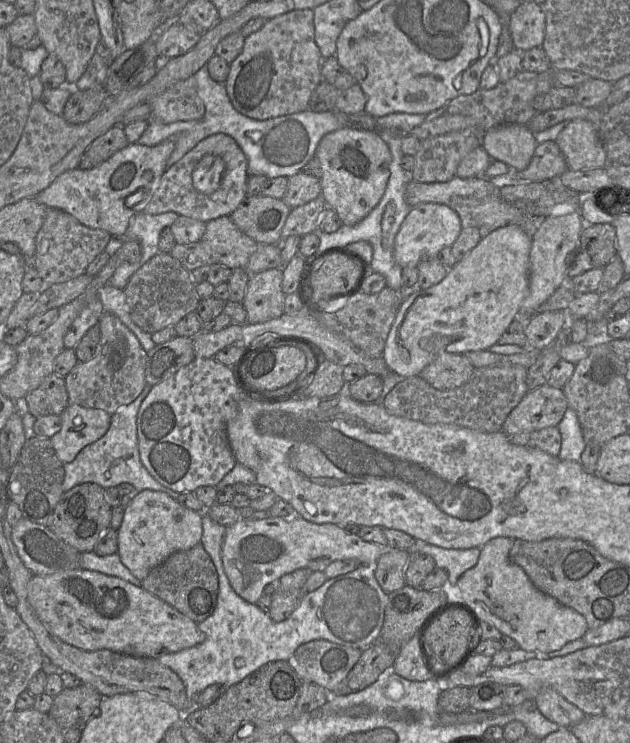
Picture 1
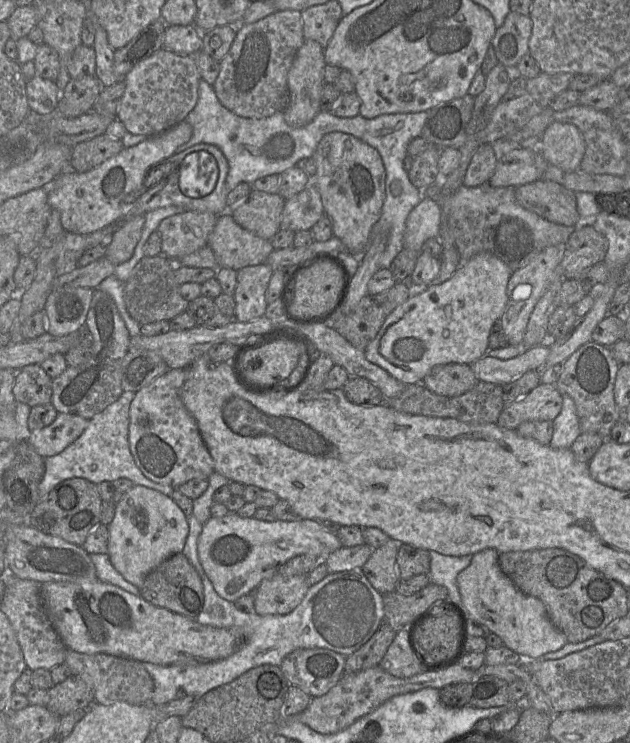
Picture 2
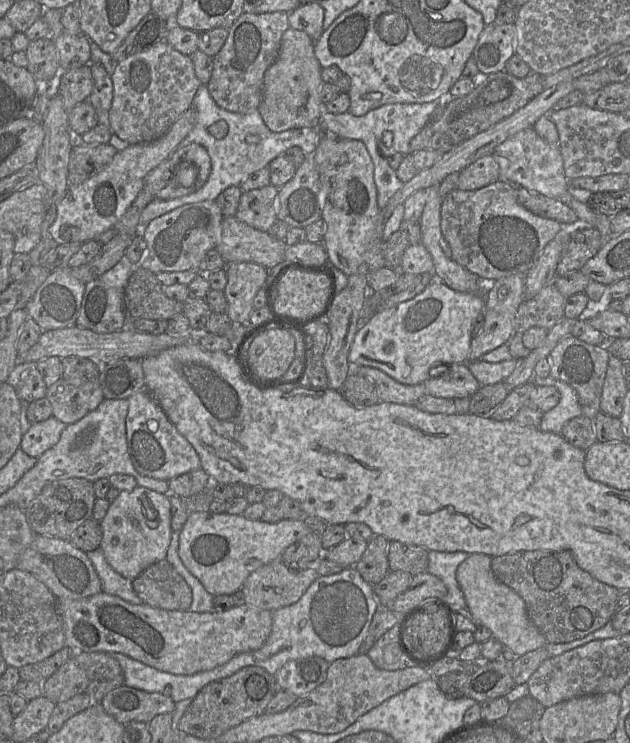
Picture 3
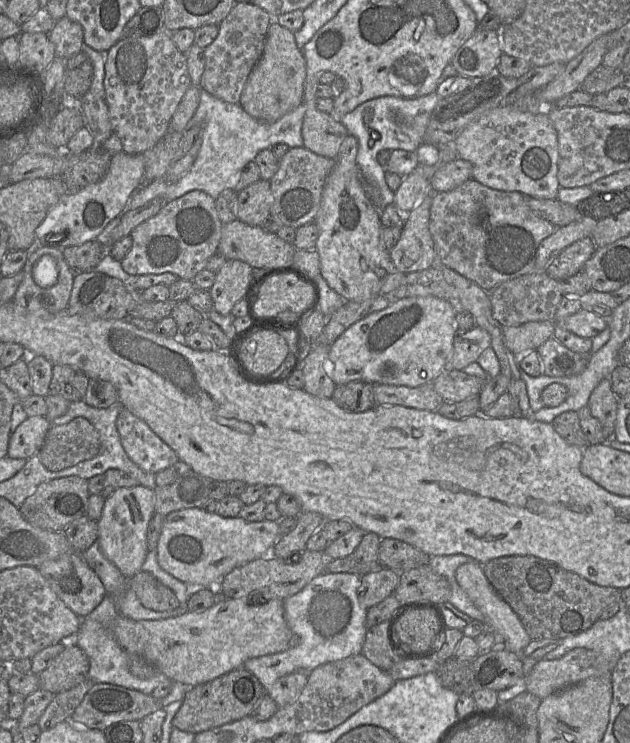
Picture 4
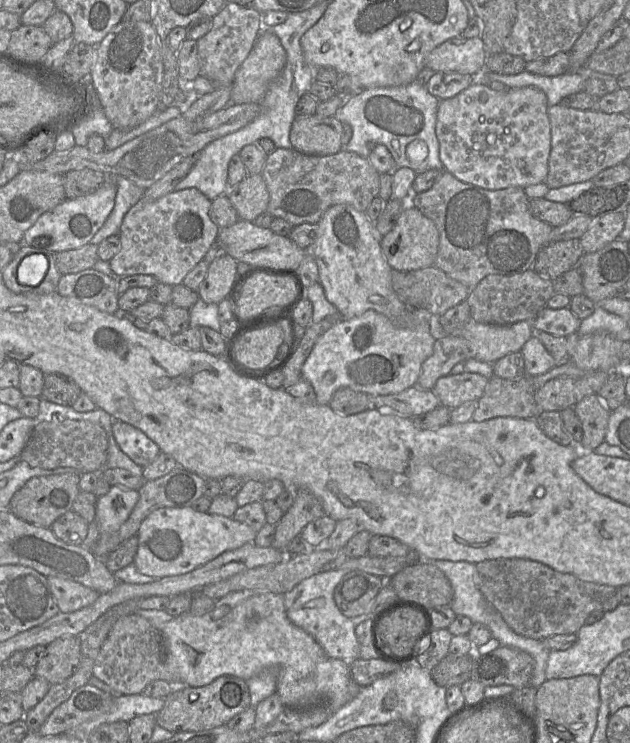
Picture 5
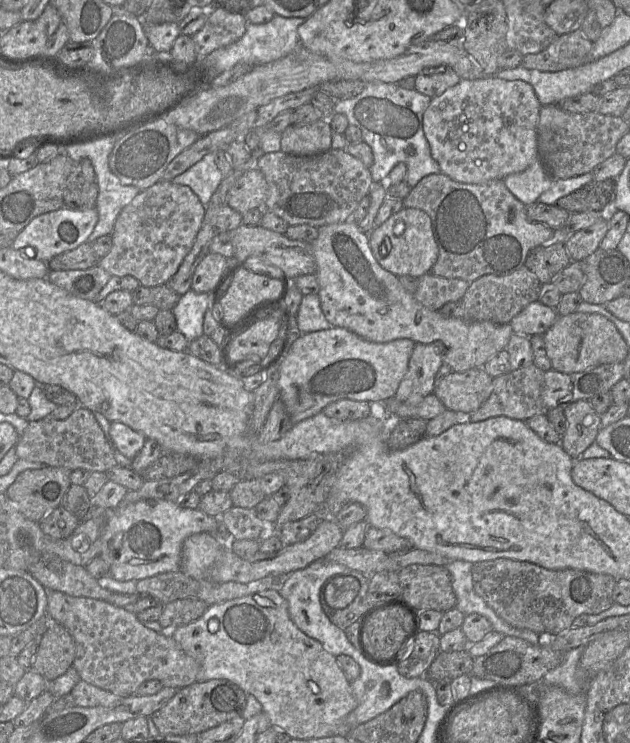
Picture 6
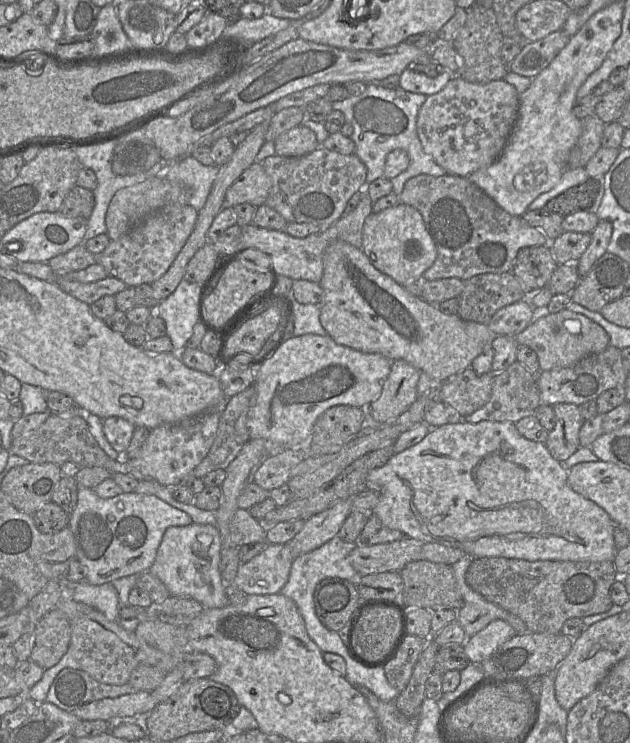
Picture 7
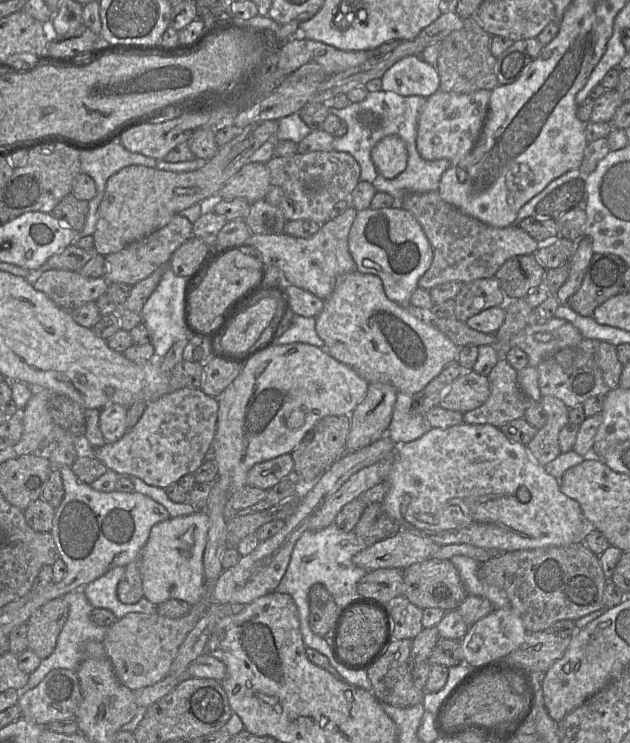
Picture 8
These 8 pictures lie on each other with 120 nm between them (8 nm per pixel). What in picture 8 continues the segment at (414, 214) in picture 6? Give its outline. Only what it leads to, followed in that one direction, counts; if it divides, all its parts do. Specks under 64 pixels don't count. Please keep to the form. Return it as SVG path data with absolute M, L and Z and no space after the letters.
M368 208L359 211L349 231L348 249L356 271L378 276L387 298L404 308L411 306L412 293L433 260L433 249L422 227L403 208Z

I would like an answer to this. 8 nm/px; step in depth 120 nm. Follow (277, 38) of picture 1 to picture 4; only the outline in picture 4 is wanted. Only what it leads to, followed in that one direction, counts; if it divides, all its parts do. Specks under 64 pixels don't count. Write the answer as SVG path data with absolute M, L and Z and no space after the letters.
M236 2L220 22L217 37L204 48L205 66L200 87L227 103L239 104L248 76L263 53L268 29L274 19L252 3Z

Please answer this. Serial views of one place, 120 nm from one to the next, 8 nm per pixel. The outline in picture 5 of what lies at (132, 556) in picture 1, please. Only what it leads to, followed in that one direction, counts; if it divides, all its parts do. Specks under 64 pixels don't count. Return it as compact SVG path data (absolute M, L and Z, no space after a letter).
M121 485L111 486L109 492L98 498L95 521L100 533L114 533L129 518L139 500L139 490Z

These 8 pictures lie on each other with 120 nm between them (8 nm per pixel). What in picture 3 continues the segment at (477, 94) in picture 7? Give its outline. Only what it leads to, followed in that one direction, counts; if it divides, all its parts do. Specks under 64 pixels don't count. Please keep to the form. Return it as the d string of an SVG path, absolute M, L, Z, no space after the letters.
M533 127L521 130L499 144L493 154L499 165L499 180L536 191L547 197L556 199L571 208L582 224L599 231L603 244L611 237L609 217L593 212L588 205L574 199L568 192L569 181L564 175L563 159L558 146L544 141Z

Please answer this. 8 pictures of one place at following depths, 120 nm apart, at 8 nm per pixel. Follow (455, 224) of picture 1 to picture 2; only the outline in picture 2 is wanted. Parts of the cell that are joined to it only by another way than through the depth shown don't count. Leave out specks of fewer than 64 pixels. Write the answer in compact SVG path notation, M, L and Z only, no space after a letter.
M423 196L407 216L403 234L403 248L421 252L426 240L438 236L440 221L440 205L430 197Z

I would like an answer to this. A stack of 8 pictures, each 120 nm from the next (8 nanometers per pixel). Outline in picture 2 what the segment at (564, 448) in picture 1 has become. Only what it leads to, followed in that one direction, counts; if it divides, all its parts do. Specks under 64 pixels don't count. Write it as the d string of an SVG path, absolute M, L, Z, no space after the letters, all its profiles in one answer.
M561 394L561 396L563 399L562 409L552 421L553 436L550 446L555 449L570 449L582 431L573 400L567 394Z

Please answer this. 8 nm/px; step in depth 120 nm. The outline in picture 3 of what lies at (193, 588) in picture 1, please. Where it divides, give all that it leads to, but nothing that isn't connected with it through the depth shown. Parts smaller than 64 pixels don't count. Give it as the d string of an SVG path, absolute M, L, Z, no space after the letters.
M166 560L147 567L132 580L132 587L143 603L165 610L188 610L192 603L192 590L185 579Z

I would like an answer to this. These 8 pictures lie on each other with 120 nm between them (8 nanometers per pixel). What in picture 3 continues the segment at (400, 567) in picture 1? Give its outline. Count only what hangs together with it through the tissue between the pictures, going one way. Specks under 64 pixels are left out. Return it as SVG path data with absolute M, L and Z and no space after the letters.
M381 535L374 536L367 545L361 559L354 565L363 579L371 585L379 583L389 572L388 548L390 540Z

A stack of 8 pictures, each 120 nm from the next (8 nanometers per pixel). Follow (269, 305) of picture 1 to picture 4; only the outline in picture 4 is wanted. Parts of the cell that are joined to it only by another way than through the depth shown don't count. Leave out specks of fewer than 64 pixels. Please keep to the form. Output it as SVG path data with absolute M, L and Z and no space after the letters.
M227 260L222 265L209 289L215 311L229 315L239 300L250 295L257 279L252 276L252 270L249 264L240 260Z

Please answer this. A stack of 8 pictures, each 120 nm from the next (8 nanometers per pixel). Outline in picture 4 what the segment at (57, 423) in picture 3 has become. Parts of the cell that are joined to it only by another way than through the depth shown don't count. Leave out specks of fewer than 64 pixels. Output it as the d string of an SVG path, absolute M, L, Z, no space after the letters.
M45 416L27 417L11 433L7 456L28 459L37 454L52 423Z

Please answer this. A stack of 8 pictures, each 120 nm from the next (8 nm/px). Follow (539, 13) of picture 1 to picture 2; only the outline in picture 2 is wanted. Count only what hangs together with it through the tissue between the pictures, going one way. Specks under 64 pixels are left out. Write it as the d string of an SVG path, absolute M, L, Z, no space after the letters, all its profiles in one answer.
M509 12L502 26L496 28L490 43L498 64L514 68L528 54L531 31L532 22L529 16Z

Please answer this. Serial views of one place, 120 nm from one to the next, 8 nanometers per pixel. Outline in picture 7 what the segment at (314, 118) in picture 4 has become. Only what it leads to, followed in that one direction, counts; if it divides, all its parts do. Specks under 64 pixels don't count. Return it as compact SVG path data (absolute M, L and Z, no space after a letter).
M303 125L283 132L273 142L275 155L283 157L302 157L320 146L316 134Z

